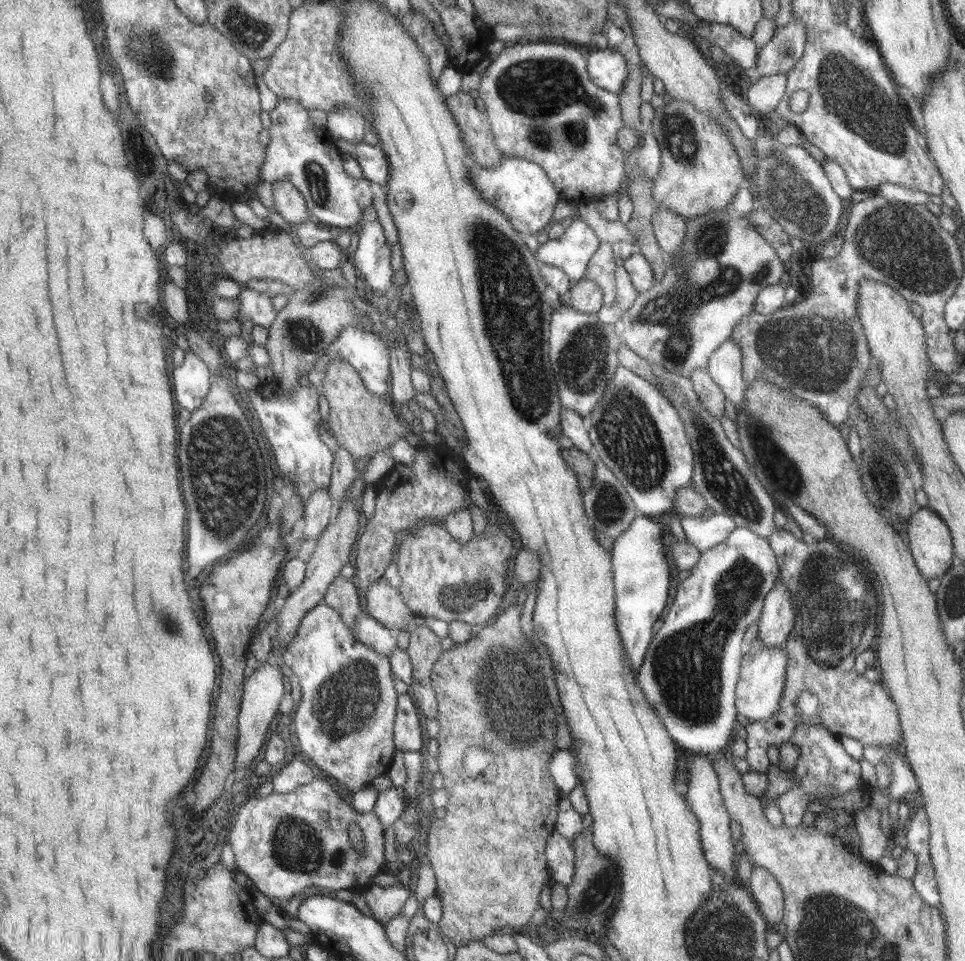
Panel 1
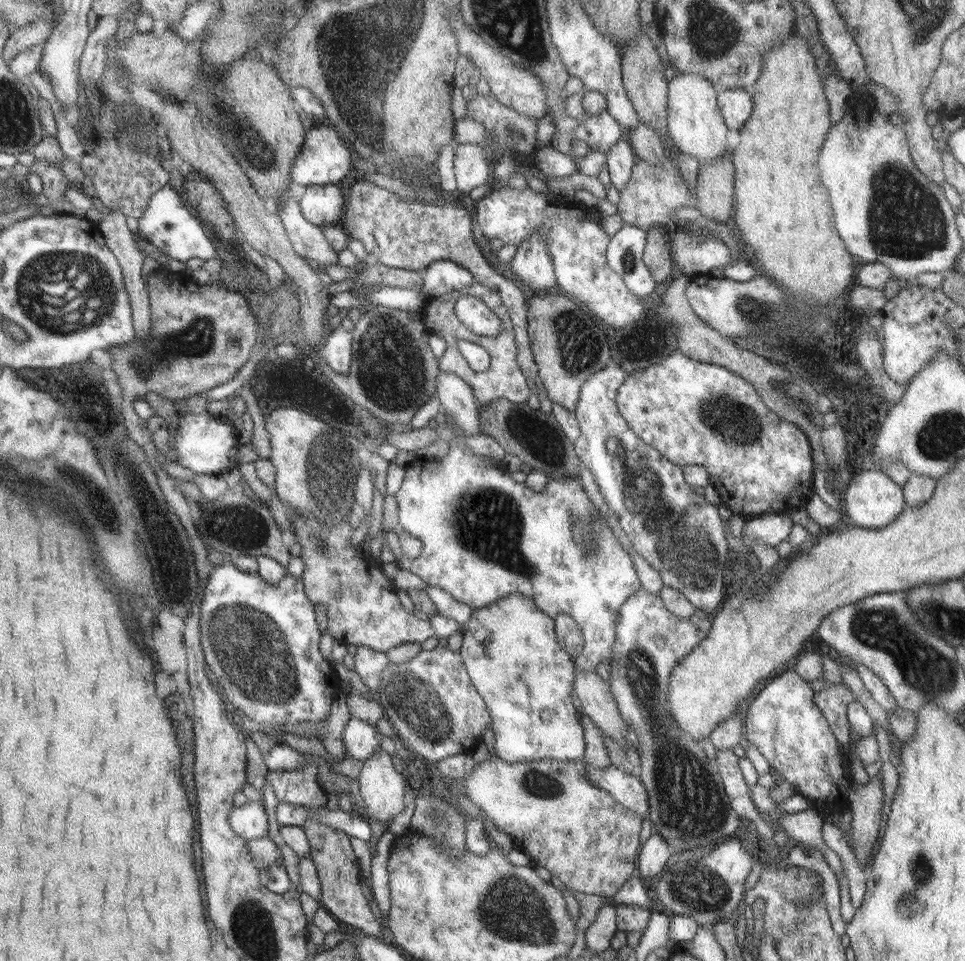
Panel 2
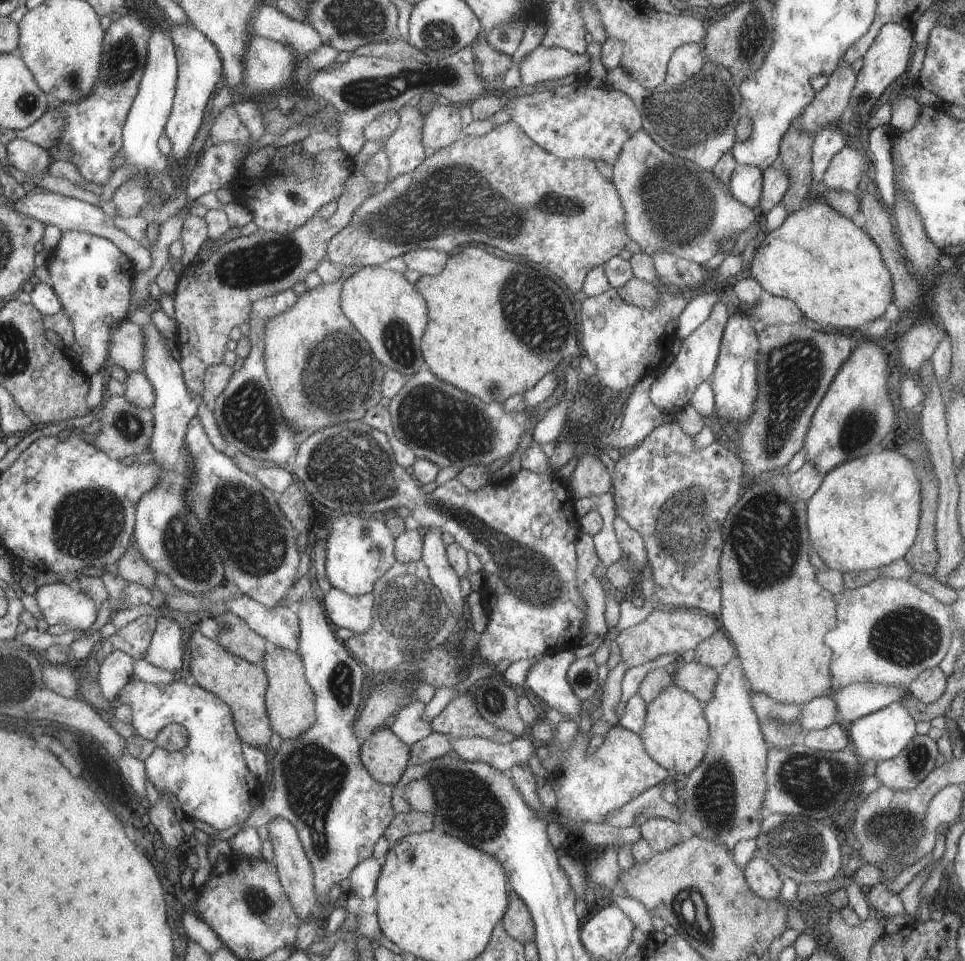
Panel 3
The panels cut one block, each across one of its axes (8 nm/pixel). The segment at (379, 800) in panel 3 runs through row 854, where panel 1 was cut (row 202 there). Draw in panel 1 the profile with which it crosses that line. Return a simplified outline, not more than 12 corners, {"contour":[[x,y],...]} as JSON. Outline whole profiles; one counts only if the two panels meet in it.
{"contour":[[278,99],[264,182],[291,182],[316,221],[357,229],[372,182],[344,172],[335,137]]}

